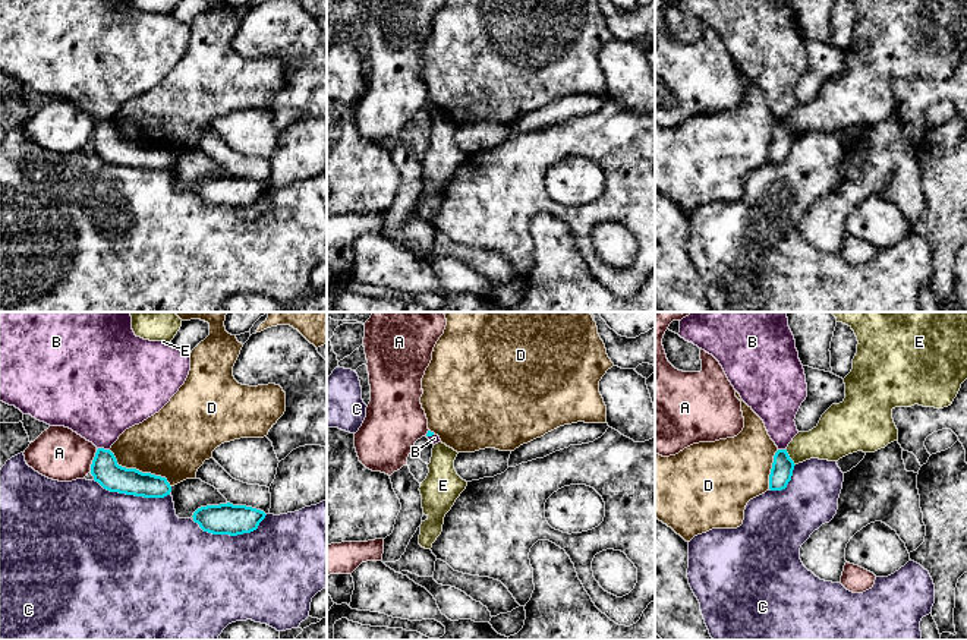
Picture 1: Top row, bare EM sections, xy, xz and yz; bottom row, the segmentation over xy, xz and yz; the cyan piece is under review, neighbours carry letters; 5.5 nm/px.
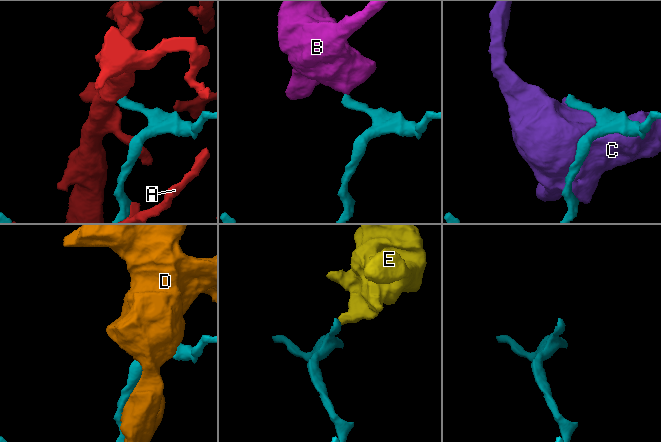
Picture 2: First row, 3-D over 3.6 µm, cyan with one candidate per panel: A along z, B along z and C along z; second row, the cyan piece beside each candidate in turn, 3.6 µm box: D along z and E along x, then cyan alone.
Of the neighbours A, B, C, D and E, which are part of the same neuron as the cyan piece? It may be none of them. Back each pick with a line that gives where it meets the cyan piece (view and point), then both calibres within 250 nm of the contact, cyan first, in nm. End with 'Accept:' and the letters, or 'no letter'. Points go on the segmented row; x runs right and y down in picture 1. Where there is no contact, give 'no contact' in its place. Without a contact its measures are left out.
Accept: no letter

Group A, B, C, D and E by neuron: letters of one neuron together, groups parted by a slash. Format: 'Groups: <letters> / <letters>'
Groups: A / B / C / D / E

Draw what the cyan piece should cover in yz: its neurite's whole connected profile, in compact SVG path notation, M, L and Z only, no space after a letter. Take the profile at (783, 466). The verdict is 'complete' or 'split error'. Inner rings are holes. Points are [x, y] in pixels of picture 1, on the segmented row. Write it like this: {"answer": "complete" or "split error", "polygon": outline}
{"answer": "complete", "polygon": "M778 450L774 455L774 463L769 475L769 489L782 491L791 480L794 461L790 458L787 450Z"}

